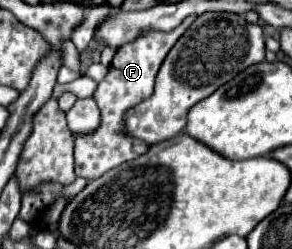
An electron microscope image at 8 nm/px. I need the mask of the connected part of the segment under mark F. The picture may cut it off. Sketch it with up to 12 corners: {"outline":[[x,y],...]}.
{"outline":[[193,18],[117,50],[93,98],[101,126],[73,136],[75,174],[99,178],[147,146],[123,114],[153,94],[167,52]]}

